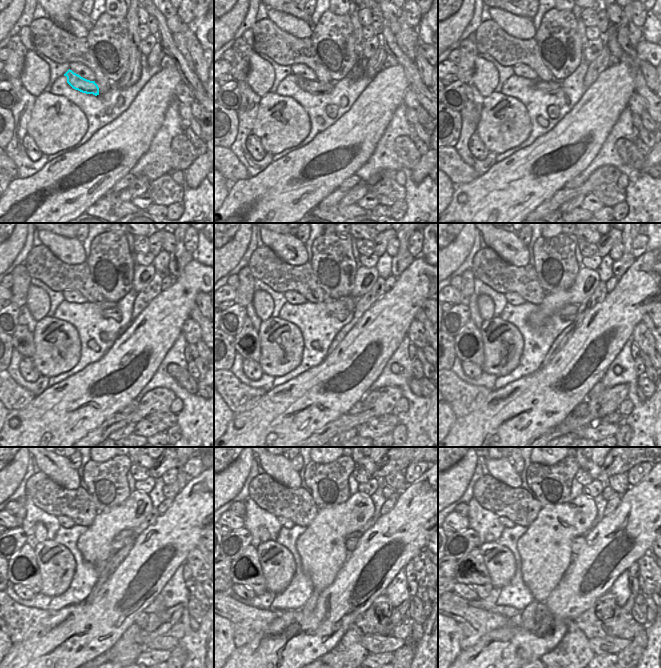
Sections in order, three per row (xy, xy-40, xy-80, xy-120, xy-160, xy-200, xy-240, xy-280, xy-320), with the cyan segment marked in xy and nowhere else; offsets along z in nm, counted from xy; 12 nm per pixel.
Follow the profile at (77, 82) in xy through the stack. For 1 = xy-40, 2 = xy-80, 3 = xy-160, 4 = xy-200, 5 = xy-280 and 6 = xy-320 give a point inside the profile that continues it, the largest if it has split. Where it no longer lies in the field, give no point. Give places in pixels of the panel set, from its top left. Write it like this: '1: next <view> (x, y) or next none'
1: next xy-40 (314, 87)
2: next xy-80 (552, 87)
3: next xy-160 (341, 314)
4: next xy-200 (570, 311)
5: next xy-280 (352, 539)
6: next xy-320 (578, 542)

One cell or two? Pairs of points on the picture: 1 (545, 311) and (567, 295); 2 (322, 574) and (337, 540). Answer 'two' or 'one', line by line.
1: one
2: one

